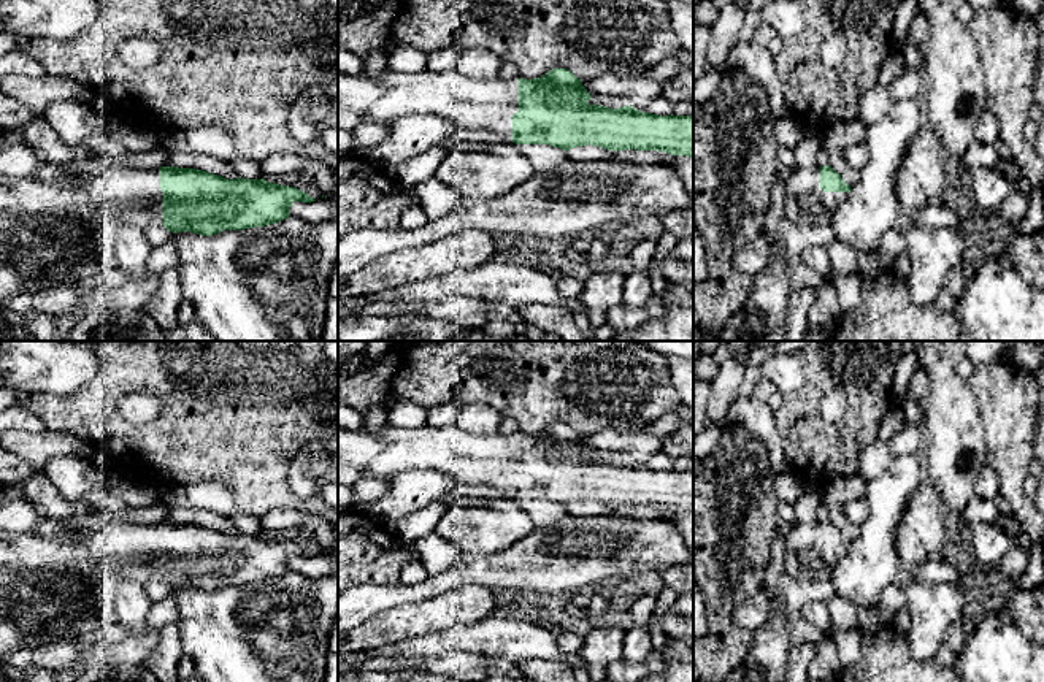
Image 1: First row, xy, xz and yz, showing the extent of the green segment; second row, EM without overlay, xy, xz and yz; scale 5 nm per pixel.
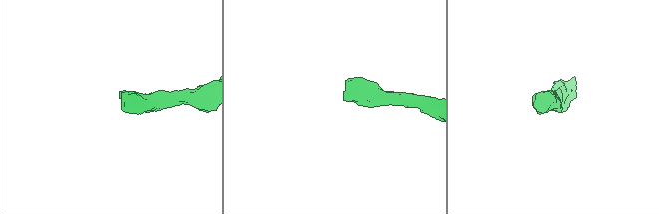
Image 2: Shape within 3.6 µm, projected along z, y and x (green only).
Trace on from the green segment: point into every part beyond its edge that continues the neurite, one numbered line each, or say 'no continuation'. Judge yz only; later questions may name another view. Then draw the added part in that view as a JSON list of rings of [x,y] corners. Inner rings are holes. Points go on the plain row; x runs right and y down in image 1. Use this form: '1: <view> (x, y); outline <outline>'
1: yz (816, 562); outline [[[820,522],[795,523],[787,542],[798,558],[800,580],[828,580],[838,561],[842,560],[850,547],[823,547],[820,544]]]

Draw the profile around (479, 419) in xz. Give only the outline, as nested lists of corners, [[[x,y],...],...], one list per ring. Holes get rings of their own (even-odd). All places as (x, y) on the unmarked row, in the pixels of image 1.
[[[481,403],[463,404],[457,417],[457,425],[476,436],[498,433],[503,422],[500,411]]]

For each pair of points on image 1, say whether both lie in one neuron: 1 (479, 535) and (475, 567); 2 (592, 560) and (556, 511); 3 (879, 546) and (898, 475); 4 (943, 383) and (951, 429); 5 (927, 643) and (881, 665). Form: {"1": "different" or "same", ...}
{"1": "different", "2": "different", "3": "same", "4": "same", "5": "different"}

